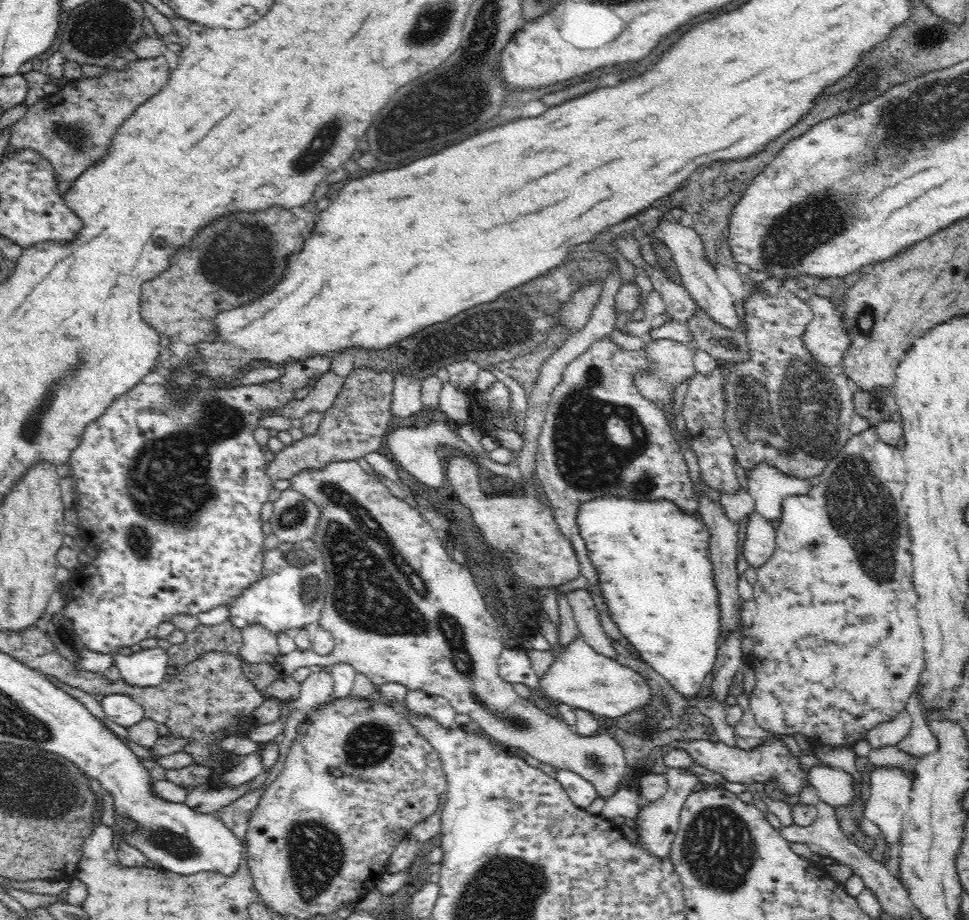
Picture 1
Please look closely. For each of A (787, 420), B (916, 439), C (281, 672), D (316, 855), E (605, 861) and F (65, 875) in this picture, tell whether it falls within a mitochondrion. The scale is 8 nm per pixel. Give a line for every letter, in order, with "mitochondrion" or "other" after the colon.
A: mitochondrion
B: other
C: other
D: mitochondrion
E: other
F: other

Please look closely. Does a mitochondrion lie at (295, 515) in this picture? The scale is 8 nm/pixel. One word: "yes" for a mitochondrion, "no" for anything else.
yes

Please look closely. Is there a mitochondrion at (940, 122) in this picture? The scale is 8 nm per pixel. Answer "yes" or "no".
yes

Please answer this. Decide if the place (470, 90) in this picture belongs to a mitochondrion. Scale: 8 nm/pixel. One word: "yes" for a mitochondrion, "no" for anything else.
yes

